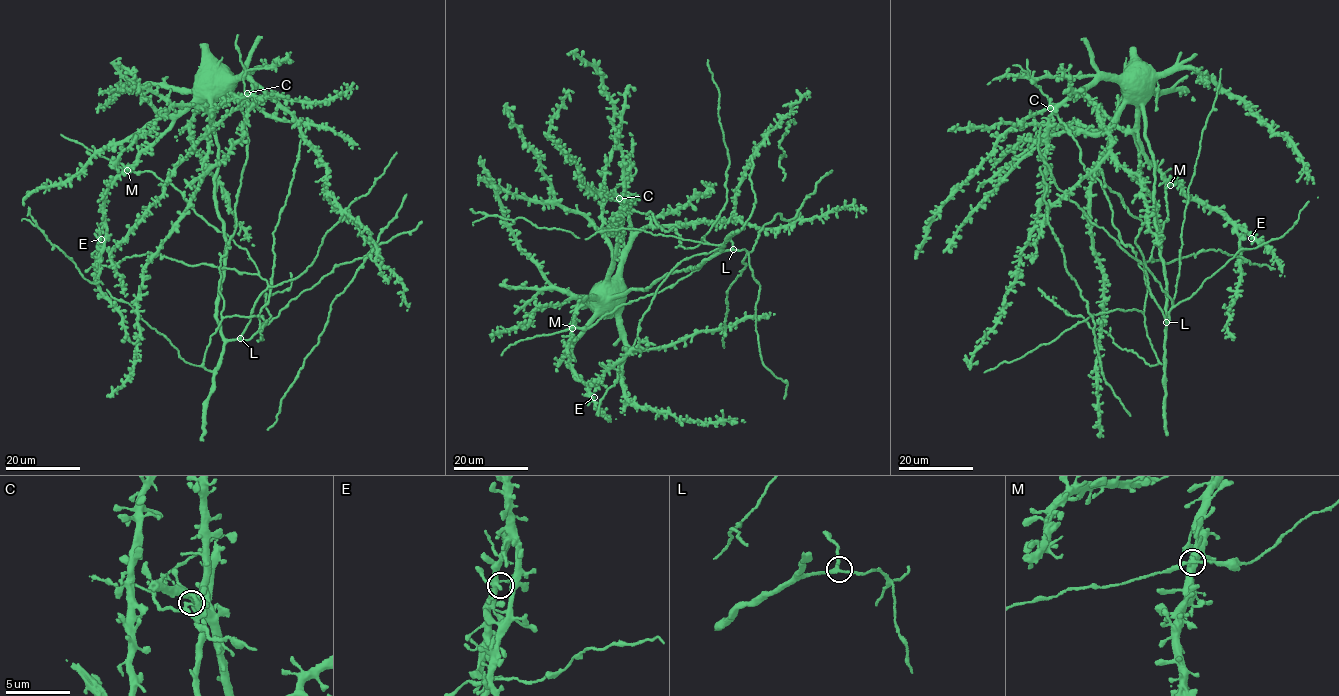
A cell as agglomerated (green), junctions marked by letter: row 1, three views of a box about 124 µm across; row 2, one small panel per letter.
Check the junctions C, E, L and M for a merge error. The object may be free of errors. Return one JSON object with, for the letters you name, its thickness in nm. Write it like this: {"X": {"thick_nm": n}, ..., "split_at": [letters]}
{"split_at": []}

